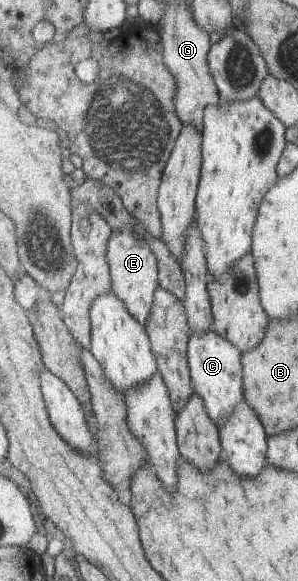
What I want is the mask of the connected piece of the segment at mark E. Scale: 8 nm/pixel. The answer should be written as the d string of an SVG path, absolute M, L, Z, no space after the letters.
M131 231L113 232L108 246L108 261L112 275L112 293L116 294L120 301L128 306L133 317L139 319L141 325L146 327L152 316L159 289L159 265L149 242L143 241Z

